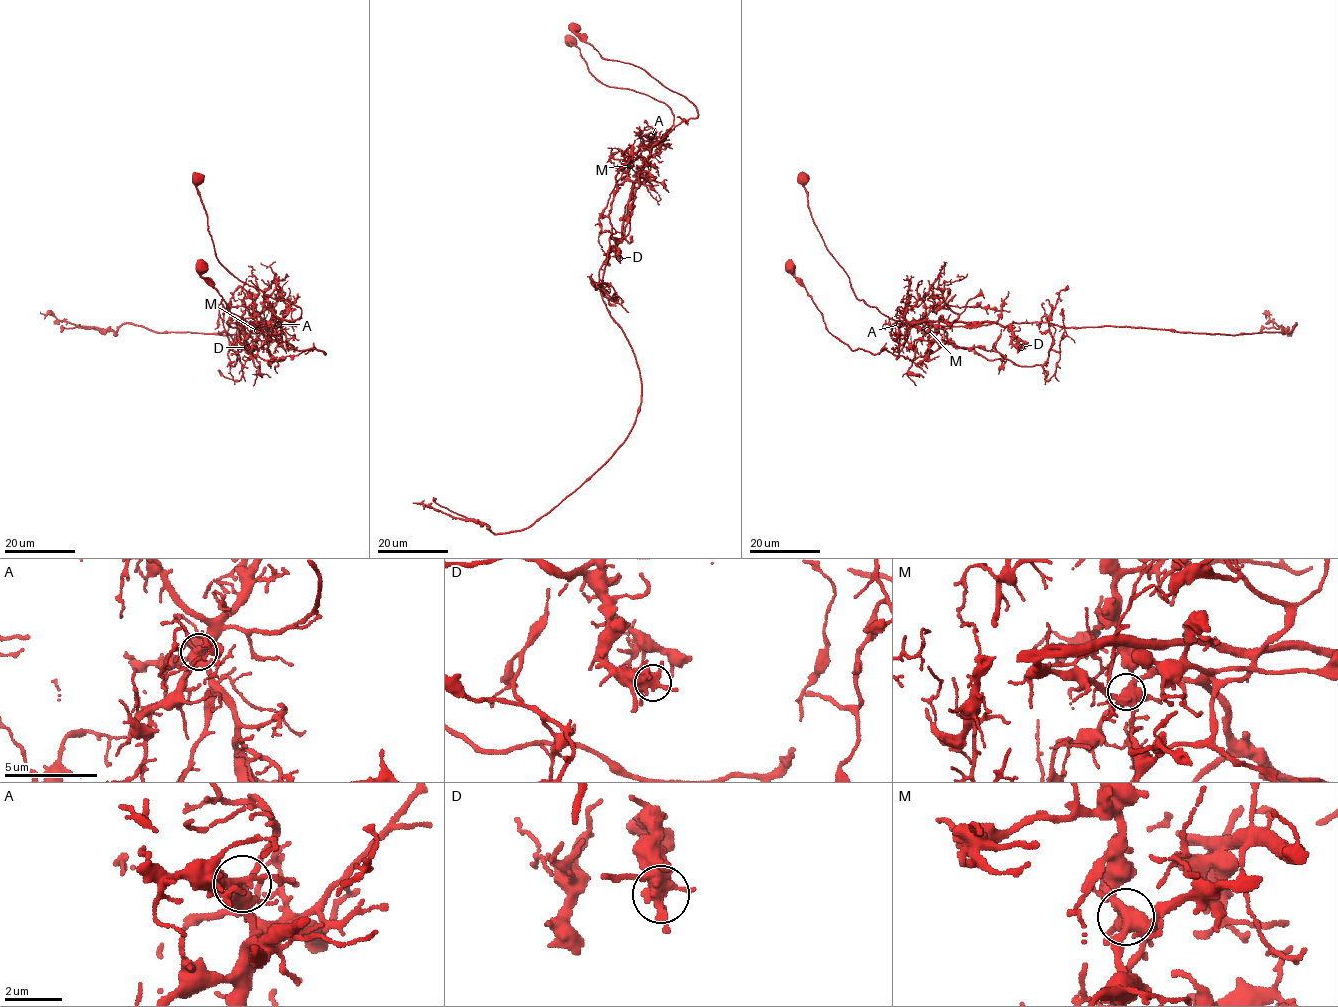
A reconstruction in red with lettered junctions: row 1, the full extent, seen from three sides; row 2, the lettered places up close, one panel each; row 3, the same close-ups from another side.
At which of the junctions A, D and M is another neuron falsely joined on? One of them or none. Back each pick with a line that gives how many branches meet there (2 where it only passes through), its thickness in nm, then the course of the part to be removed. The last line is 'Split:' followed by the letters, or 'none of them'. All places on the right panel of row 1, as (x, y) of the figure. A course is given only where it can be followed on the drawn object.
M: Branches: 8. Thickness 480 nm
Split: M

